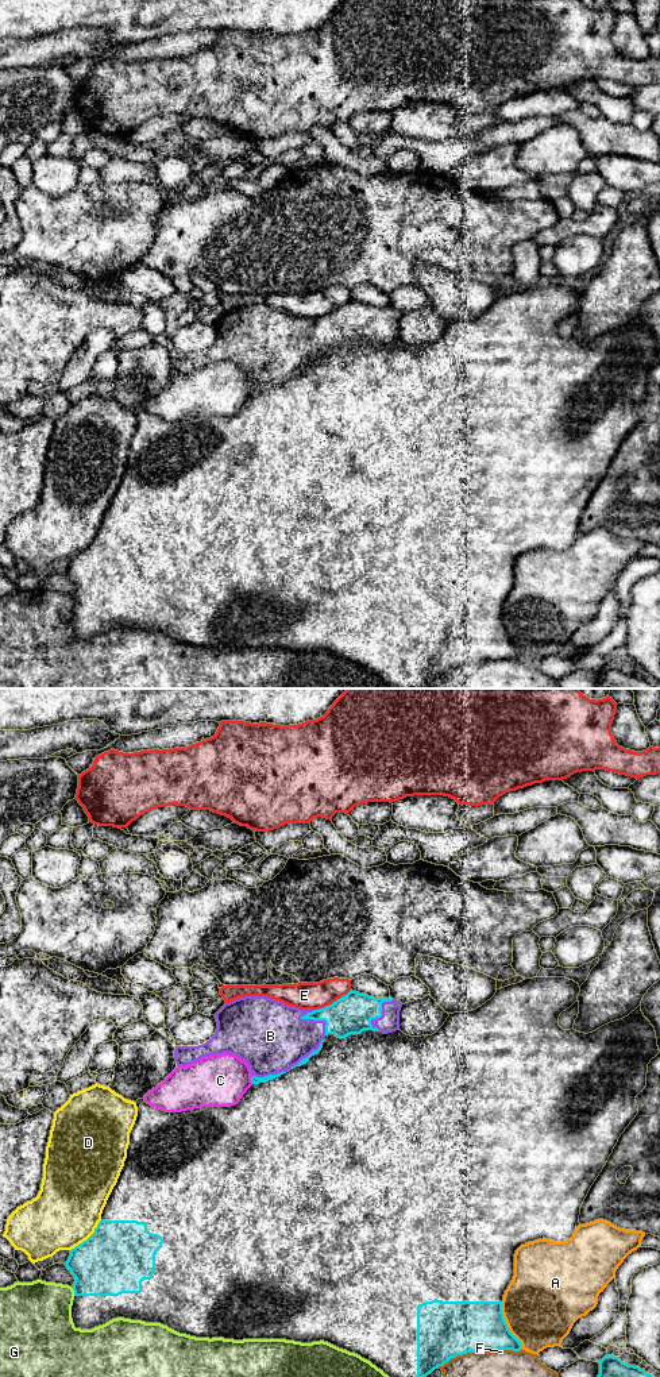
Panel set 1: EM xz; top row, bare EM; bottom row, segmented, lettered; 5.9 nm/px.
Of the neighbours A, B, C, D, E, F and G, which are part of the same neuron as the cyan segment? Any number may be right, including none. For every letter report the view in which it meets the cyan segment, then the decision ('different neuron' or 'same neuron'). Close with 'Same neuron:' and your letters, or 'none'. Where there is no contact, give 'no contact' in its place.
A: xz | different neuron
B: xz | different neuron
C: xz | different neuron
D: xz | different neuron
E: xz | different neuron
F: xz | different neuron
G: xz | different neuron
Same neuron: none

